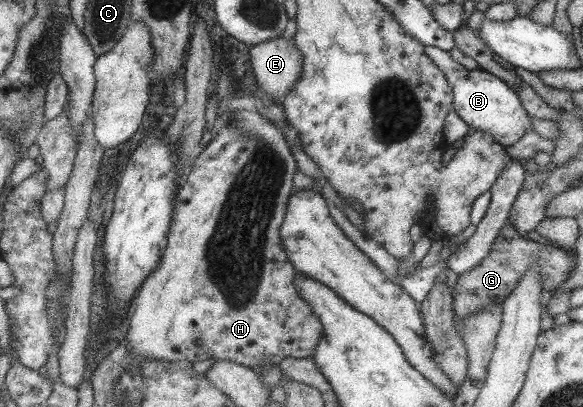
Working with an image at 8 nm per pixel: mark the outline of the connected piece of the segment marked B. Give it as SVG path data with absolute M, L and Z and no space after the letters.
M435 47L426 48L426 55L432 63L443 71L447 81L452 85L452 102L454 112L464 121L471 130L488 132L494 140L502 146L514 144L526 132L532 130L530 120L522 107L516 92L498 77L483 71L480 68L468 70L462 64L454 62L448 51L440 51Z

